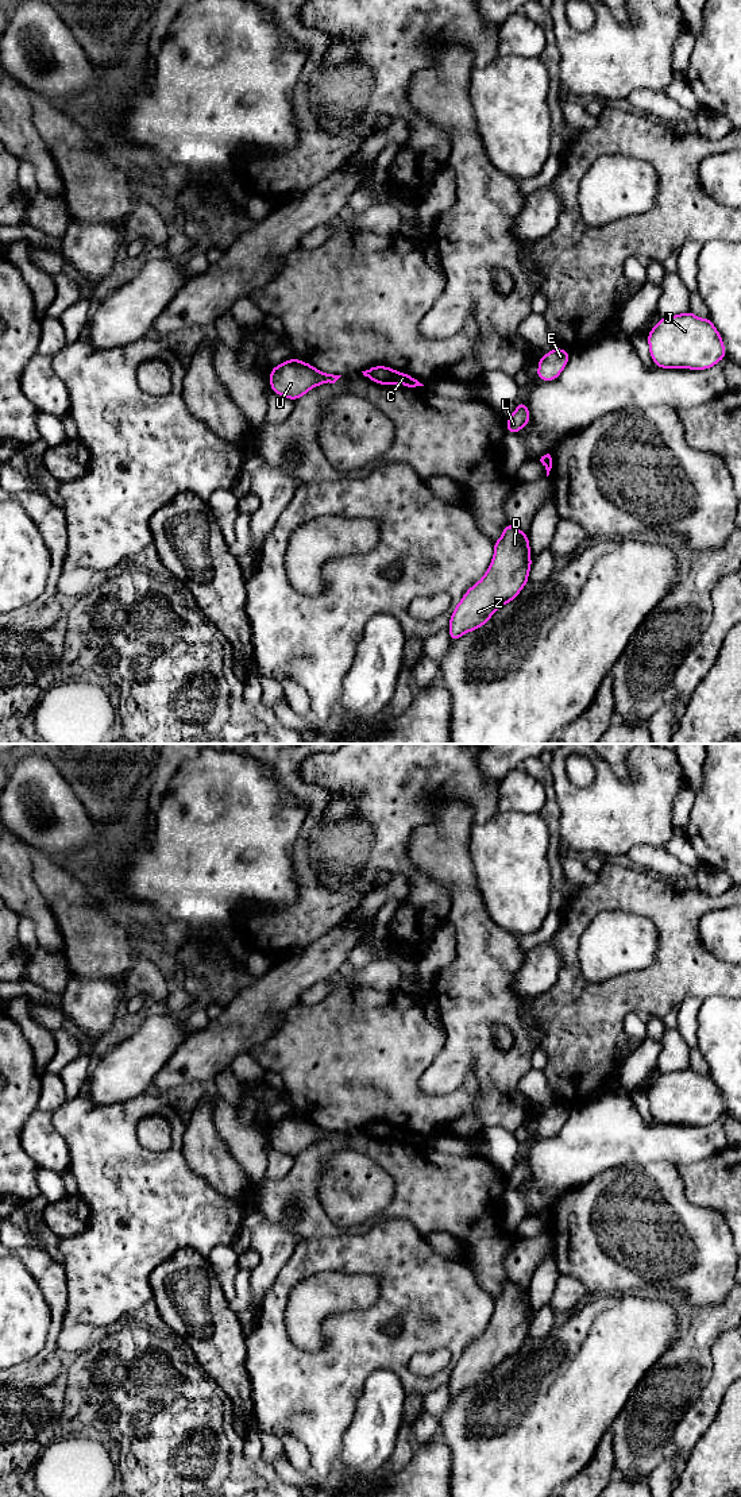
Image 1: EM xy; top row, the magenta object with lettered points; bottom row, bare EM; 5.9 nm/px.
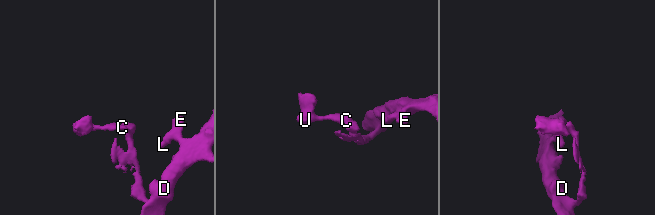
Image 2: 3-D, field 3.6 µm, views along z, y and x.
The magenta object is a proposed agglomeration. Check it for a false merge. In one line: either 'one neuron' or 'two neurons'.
two neurons

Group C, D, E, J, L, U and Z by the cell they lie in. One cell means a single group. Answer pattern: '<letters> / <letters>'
C U / D E J L Z

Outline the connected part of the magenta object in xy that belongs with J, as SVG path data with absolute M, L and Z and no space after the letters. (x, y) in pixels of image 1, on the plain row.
M691 1066L660 1074L647 1095L651 1114L660 1124L707 1126L726 1114L711 1074L699 1074Z

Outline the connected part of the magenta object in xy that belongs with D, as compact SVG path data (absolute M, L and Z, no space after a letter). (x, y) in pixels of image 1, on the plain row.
M512 1278L494 1297L494 1312L483 1334L470 1343L455 1362L448 1388L451 1398L483 1382L525 1343L532 1323L528 1289Z

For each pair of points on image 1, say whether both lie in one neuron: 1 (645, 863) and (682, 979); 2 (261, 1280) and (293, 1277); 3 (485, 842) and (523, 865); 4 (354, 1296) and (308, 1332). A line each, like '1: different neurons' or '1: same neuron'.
1: different neurons
2: different neurons
3: same neuron
4: same neuron

